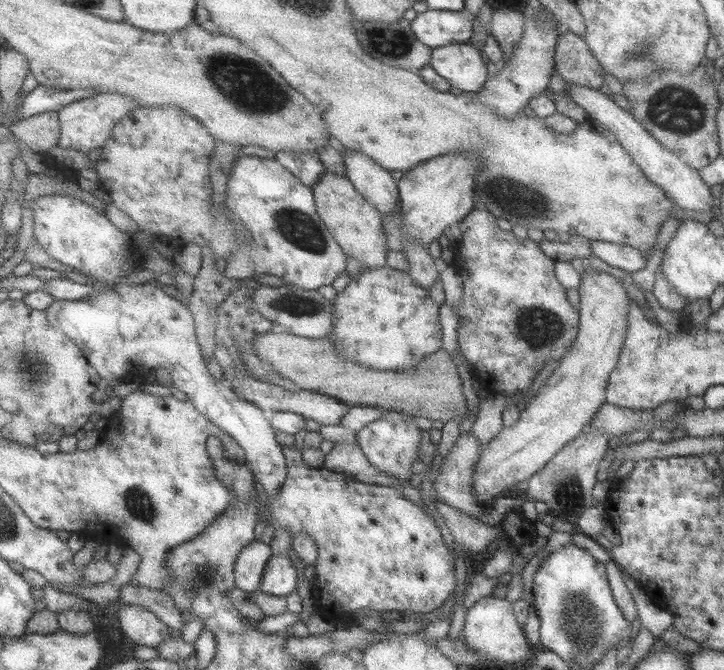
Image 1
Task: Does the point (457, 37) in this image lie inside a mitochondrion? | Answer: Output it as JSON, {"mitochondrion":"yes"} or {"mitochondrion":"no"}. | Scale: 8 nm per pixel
{"mitochondrion":"no"}

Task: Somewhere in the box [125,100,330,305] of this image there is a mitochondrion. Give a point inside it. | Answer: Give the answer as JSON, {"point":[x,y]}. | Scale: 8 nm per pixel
{"point":[297,228]}

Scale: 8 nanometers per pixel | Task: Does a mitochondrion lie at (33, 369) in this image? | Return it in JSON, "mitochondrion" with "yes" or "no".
{"mitochondrion":"yes"}

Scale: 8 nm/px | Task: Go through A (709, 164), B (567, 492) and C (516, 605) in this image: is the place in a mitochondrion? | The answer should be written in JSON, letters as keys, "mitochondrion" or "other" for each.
{"A":"other","B":"mitochondrion","C":"other"}

